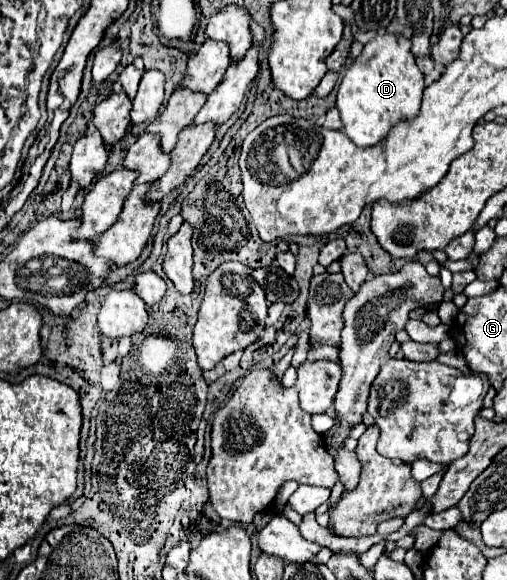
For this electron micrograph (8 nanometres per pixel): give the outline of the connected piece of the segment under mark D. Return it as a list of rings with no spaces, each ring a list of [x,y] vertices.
[[[384,32],[372,38],[348,66],[338,86],[336,108],[342,116],[342,130],[356,146],[368,148],[378,144],[398,120],[418,114],[426,84],[410,48],[412,44],[404,36]]]

